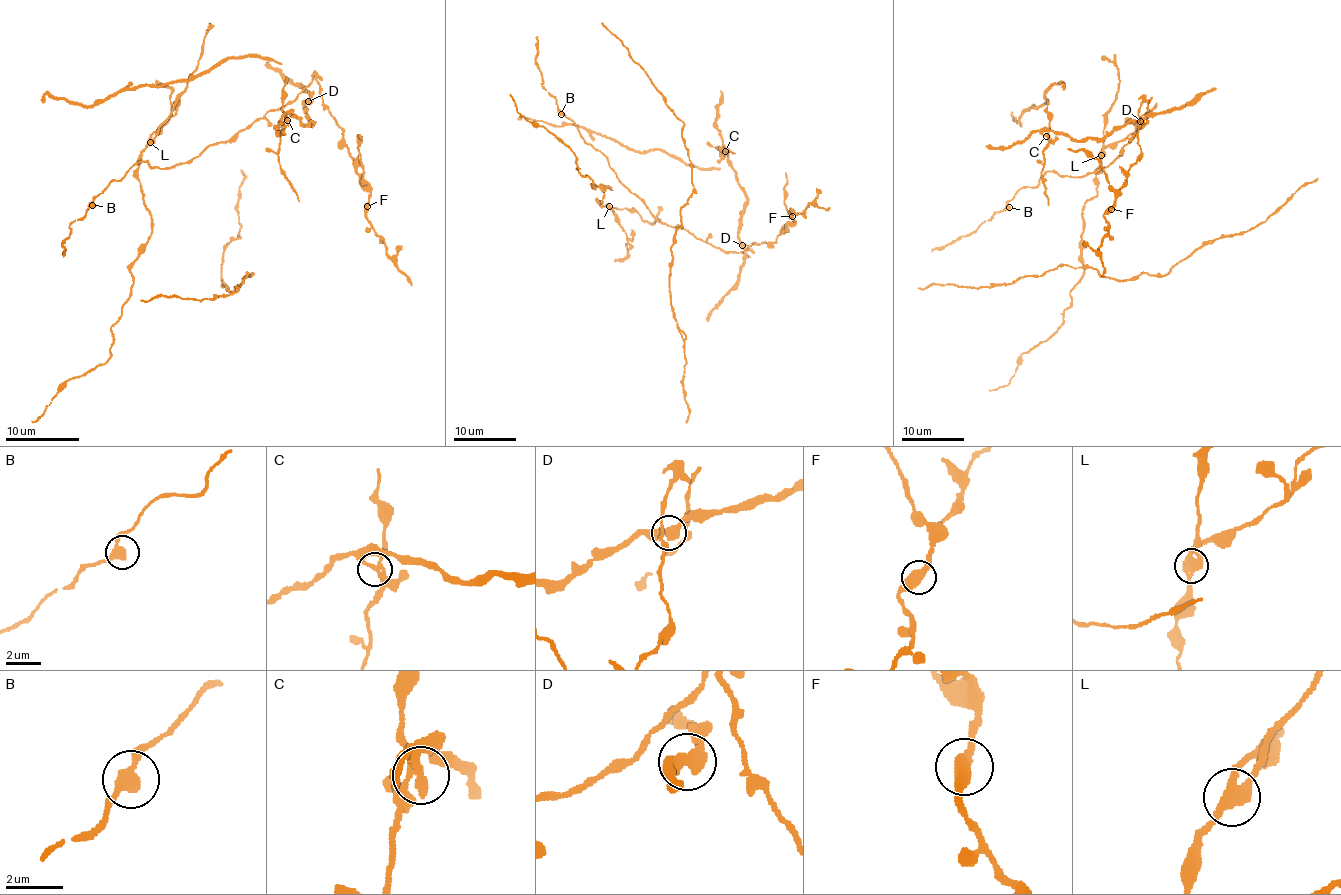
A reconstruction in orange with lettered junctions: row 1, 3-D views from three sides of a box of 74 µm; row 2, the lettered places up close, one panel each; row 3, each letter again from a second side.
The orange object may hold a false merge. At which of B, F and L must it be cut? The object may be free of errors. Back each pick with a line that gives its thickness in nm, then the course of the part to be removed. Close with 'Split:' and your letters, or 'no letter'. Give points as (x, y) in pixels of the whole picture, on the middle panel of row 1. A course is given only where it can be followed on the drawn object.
L: calibre 360 nm
Split: L

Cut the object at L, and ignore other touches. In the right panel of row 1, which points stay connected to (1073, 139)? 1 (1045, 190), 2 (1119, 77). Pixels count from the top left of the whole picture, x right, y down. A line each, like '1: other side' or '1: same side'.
1: same side
2: same side

